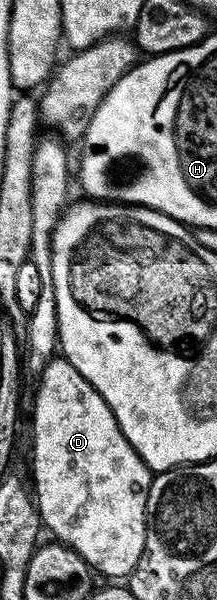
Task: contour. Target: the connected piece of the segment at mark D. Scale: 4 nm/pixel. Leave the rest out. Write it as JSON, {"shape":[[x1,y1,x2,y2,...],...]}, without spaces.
{"shape":[[54,356,47,362,45,370,39,374,39,381,41,386,33,401,32,484,44,528,48,532,50,529,60,544,75,550,89,564,90,570,101,572,105,579,128,578,143,555,147,495,154,474,127,443,103,395,99,395,99,391,95,391,64,356]]}

